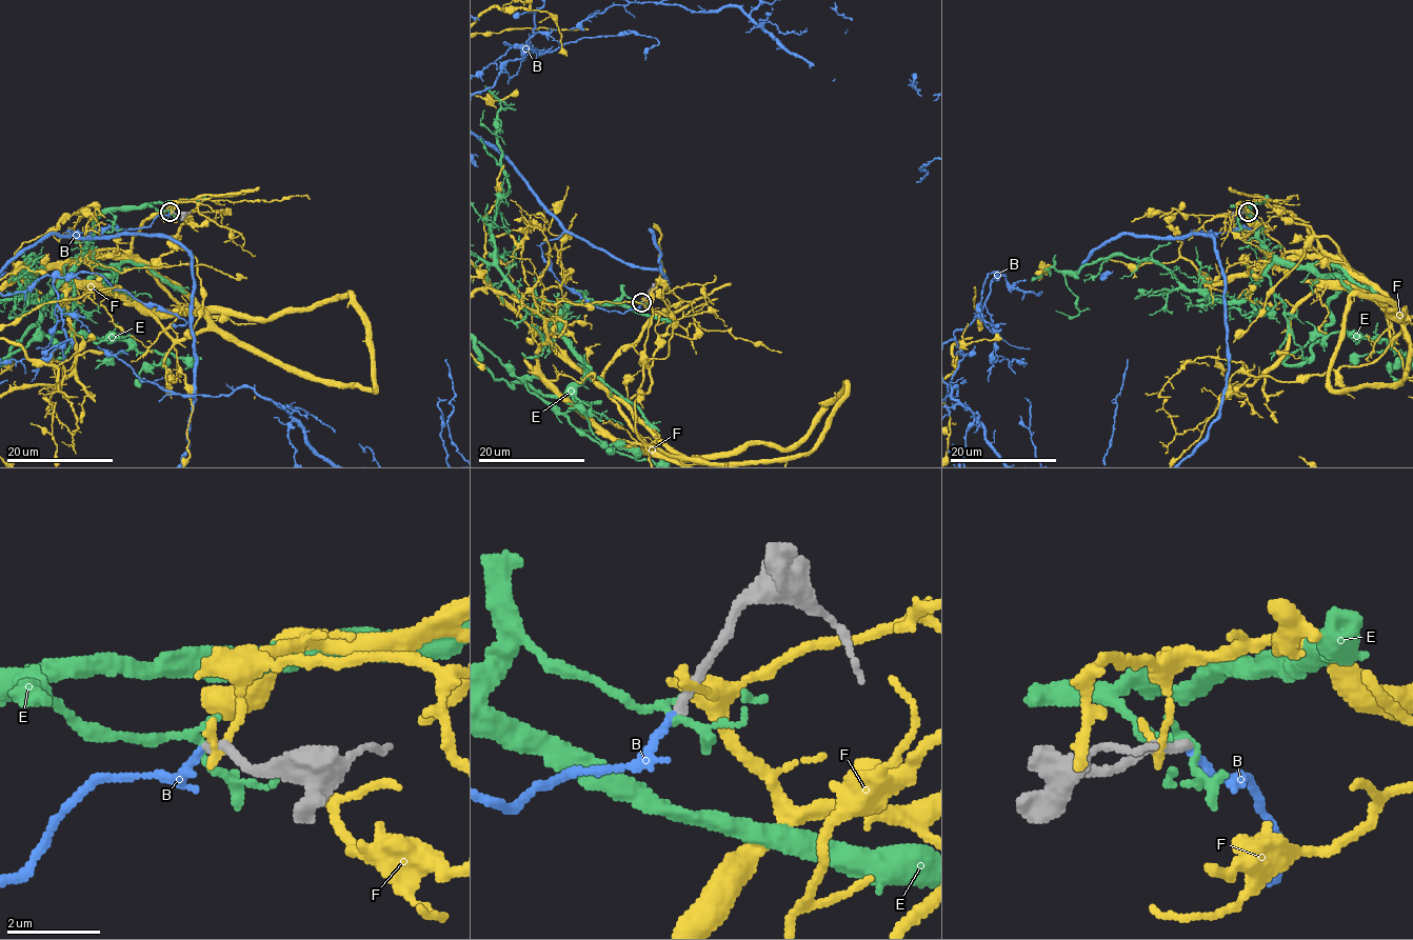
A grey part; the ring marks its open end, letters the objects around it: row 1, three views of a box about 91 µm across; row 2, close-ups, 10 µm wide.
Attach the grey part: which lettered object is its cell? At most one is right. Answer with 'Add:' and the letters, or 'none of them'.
Add: B

